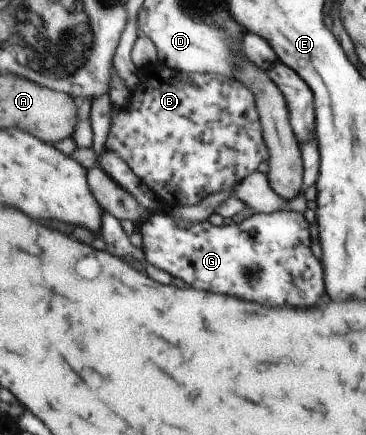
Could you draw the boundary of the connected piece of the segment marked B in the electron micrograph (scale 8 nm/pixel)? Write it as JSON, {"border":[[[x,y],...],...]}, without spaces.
{"border":[[[157,61],[155,66],[139,72],[141,81],[134,91],[130,92],[128,103],[120,110],[111,109],[111,125],[106,142],[105,150],[115,152],[123,158],[131,169],[158,195],[163,193],[163,197],[171,197],[175,205],[193,205],[202,202],[207,196],[212,196],[217,192],[229,192],[239,182],[249,178],[251,174],[257,172],[259,165],[265,161],[270,161],[270,151],[265,143],[264,129],[260,120],[260,113],[256,104],[255,94],[239,80],[231,76],[213,74],[211,72],[182,72],[169,67],[165,62]]]}

